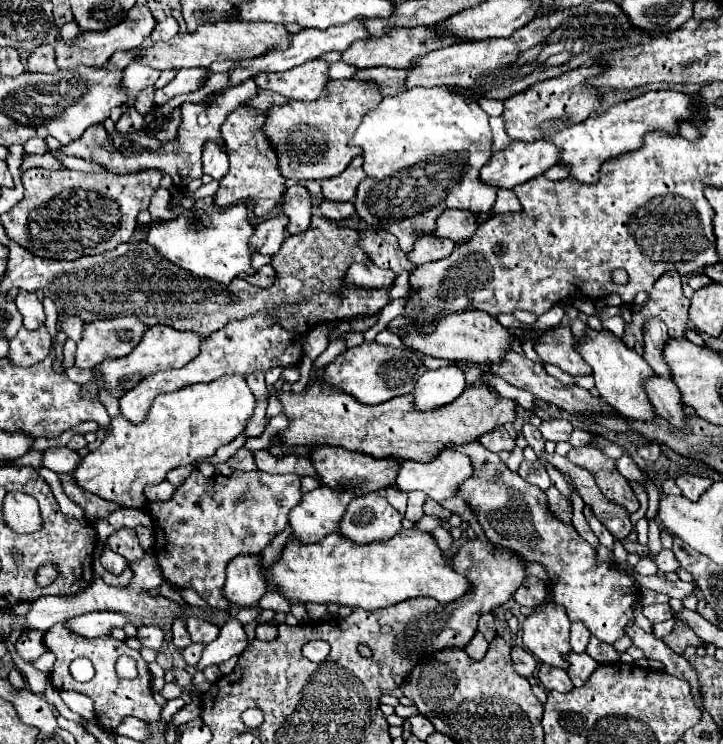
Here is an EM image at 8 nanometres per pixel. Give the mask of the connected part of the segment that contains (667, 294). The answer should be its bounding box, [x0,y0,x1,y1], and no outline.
[622,272,690,354]

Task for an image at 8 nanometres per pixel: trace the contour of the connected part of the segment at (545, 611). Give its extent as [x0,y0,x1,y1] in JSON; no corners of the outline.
[522,602,570,670]

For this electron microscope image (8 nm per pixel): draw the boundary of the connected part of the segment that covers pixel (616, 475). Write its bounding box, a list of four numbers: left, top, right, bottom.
[568,444,638,512]

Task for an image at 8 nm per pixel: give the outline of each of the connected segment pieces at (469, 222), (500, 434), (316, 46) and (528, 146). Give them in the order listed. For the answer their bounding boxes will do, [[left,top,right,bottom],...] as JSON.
[[430,208,480,242],[480,428,516,452],[230,18,372,84],[480,140,560,188]]

